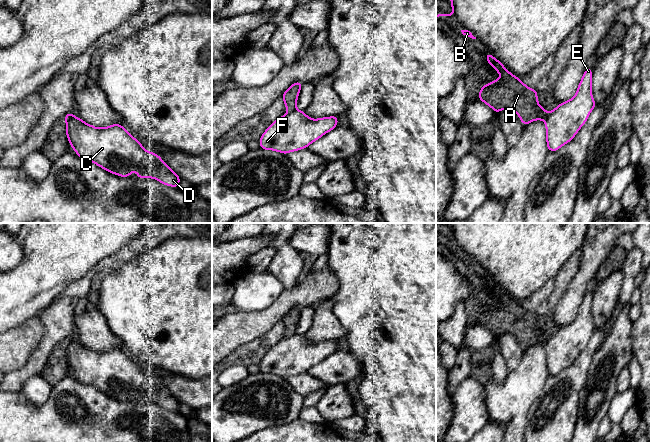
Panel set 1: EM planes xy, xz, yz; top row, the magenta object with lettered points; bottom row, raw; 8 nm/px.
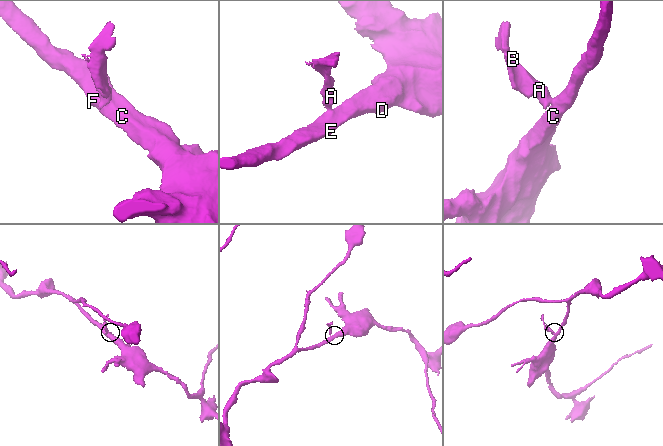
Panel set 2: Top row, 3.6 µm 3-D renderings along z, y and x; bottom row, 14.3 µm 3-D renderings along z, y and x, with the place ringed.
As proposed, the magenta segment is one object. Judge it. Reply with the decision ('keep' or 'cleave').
cleave

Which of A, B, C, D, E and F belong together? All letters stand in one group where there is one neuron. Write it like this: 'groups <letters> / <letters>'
groups A B / C D E F

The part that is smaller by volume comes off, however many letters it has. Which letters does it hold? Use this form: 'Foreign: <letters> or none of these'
Foreign: A, B

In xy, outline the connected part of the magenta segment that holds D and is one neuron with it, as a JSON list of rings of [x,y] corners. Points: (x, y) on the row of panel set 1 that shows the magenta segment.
[[[71,114],[66,122],[66,135],[78,157],[89,160],[104,170],[121,177],[130,177],[131,171],[138,173],[136,179],[154,178],[161,184],[179,188],[181,178],[160,158],[158,154],[147,151],[139,140],[132,137],[120,124],[104,128],[89,125]]]

